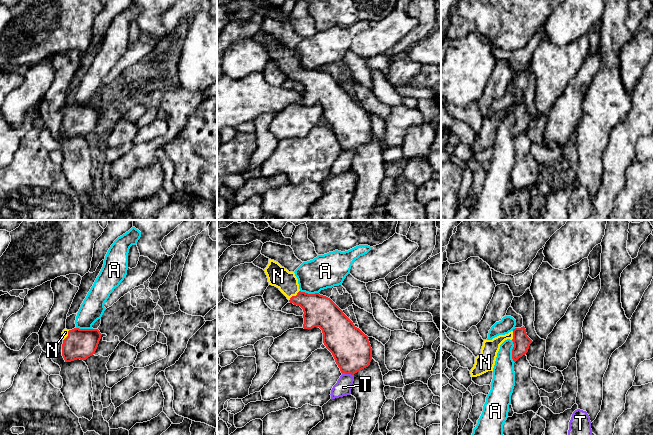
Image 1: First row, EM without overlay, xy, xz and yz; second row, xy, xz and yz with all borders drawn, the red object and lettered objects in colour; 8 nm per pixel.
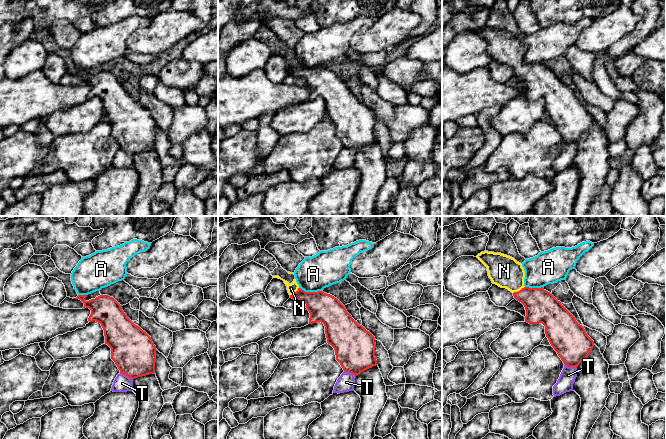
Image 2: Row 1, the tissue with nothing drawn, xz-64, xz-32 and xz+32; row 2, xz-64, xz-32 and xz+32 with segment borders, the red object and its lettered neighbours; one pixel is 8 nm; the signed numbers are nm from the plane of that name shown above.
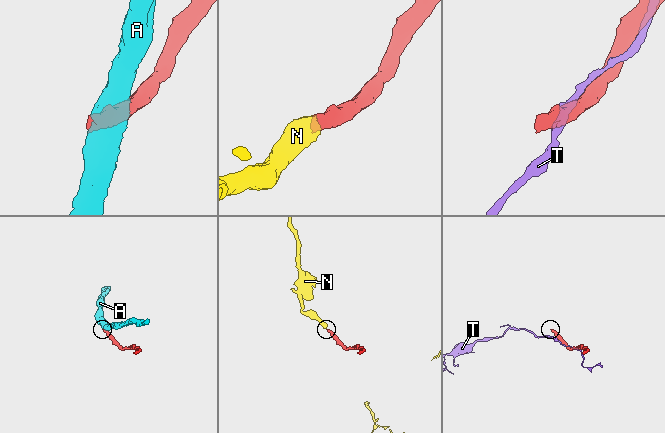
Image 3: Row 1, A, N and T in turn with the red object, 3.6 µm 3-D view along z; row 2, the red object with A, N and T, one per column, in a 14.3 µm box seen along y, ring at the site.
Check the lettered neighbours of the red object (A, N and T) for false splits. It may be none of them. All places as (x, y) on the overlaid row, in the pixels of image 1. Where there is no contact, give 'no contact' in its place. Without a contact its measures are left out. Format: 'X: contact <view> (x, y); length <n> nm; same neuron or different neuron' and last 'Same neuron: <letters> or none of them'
A: contact yz (512, 351); length 190 nm; different neuron
N: contact xz (294, 296); length 120 nm; same neuron
T: contact xz (348, 373); length 100 nm; different neuron
Same neuron: N

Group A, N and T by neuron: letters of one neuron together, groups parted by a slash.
A / N / T

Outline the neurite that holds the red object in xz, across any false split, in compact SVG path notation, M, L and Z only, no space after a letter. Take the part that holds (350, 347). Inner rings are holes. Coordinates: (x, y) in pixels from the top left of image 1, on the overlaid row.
M269 259L265 268L269 285L277 287L290 303L303 309L304 329L319 327L323 333L323 343L332 353L341 373L354 375L368 367L372 360L372 348L368 339L359 328L343 313L343 311L328 297L319 293L308 294L299 289L298 279L294 272L289 272L278 262Z

